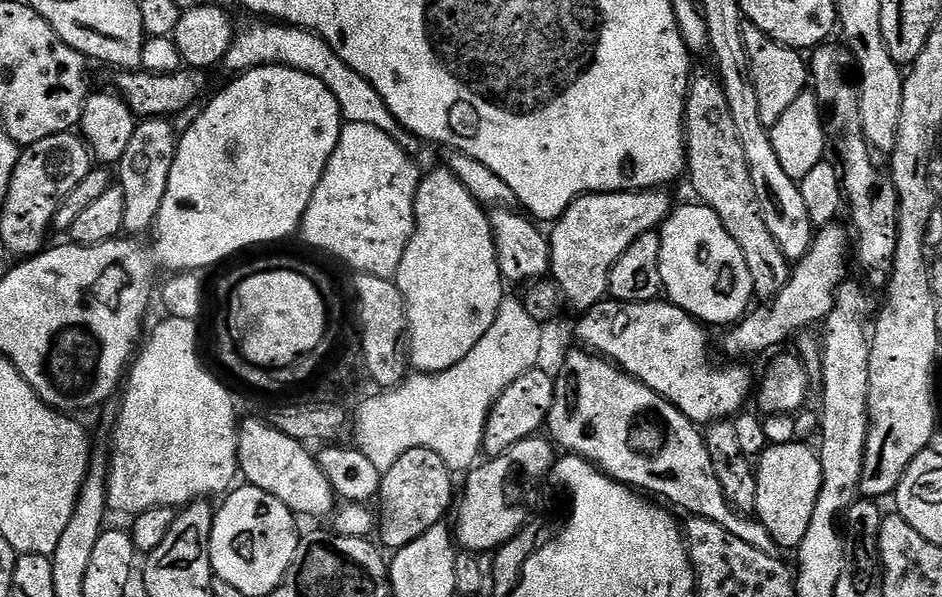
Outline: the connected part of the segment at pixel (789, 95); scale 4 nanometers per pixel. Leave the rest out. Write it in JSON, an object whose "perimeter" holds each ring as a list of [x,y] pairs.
{"perimeter":[[[745,23],[744,41],[746,42],[746,54],[748,55],[748,69],[752,71],[754,90],[758,94],[758,114],[762,114],[762,122],[771,129],[786,114],[786,110],[794,98],[802,95],[810,84],[810,73],[803,56],[797,49],[788,48],[770,38],[758,26]]]}

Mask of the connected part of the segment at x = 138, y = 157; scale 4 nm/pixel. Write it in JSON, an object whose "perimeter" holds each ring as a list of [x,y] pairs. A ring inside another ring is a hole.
{"perimeter":[[[144,118],[137,123],[134,135],[126,146],[126,154],[122,154],[118,165],[118,187],[126,197],[126,218],[124,219],[124,232],[129,237],[143,237],[143,232],[151,233],[156,227],[158,210],[162,210],[162,198],[166,198],[166,186],[170,182],[170,166],[174,166],[178,133],[173,121],[168,118]]]}

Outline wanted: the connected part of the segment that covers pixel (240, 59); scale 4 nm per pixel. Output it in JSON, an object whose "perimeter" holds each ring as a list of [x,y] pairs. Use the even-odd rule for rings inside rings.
{"perimeter":[[[276,22],[265,23],[265,28],[252,28],[235,37],[232,49],[225,54],[222,61],[223,67],[228,67],[232,74],[249,72],[252,68],[293,68],[299,72],[310,74],[318,78],[334,94],[334,98],[340,107],[340,115],[349,124],[362,122],[365,126],[376,126],[378,130],[384,130],[390,136],[399,137],[402,129],[394,114],[382,102],[382,94],[362,78],[334,50],[330,50],[328,43],[315,31],[306,28],[294,28],[281,26]]]}

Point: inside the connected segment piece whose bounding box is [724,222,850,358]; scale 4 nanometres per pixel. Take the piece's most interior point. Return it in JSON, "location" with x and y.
{"location":[810,293]}

